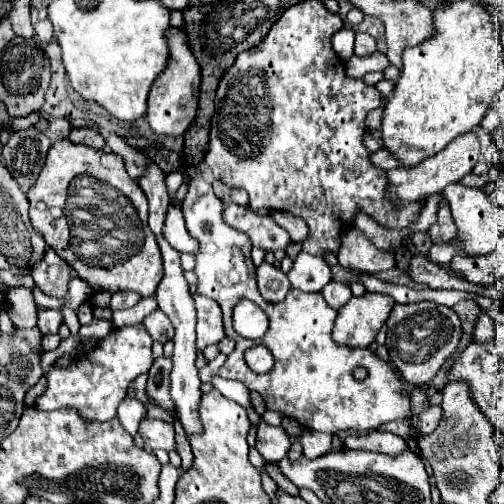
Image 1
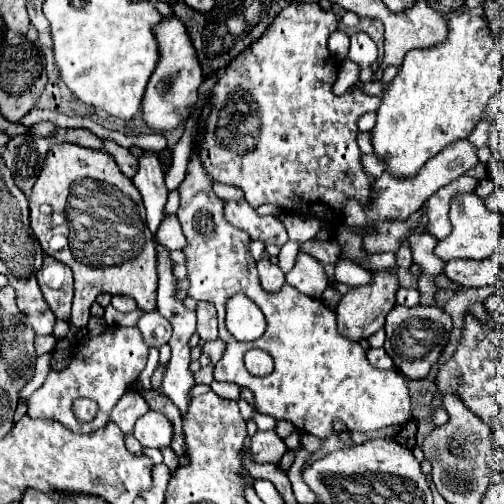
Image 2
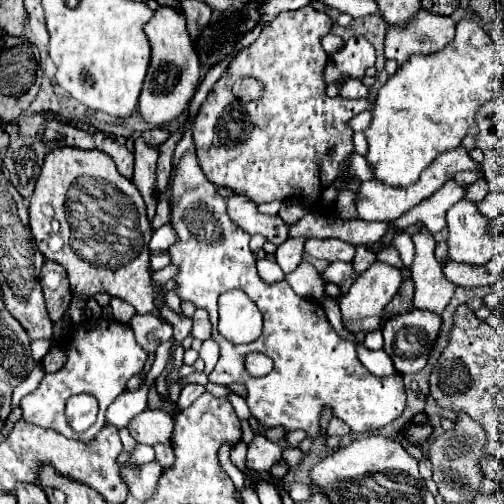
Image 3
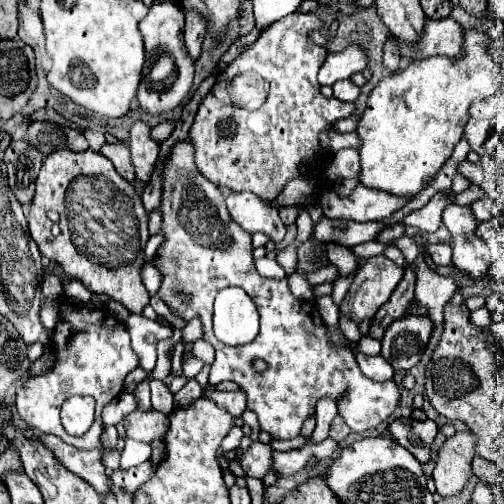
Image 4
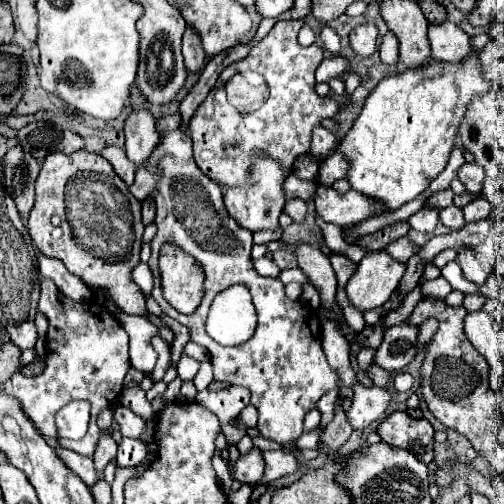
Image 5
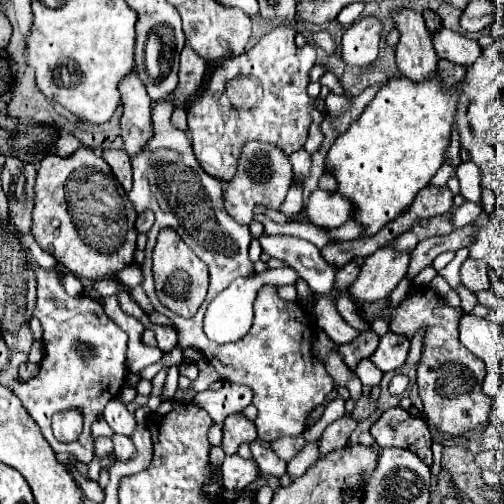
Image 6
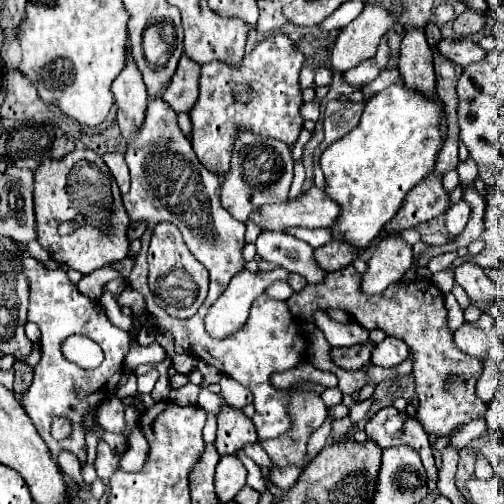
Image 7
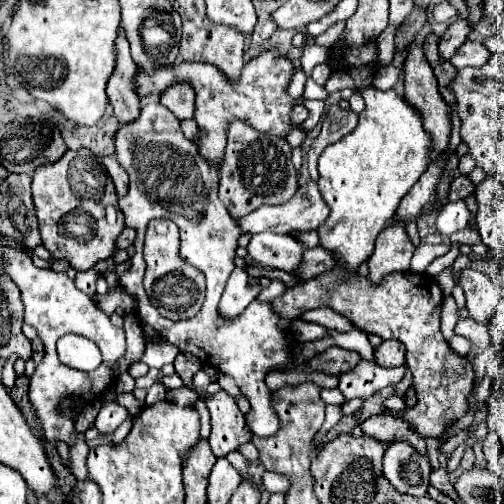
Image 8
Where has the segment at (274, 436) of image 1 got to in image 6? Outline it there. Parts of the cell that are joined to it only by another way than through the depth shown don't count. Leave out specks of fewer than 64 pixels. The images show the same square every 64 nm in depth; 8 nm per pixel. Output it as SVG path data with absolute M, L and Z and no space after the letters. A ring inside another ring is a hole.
M238 454L226 456L220 474L222 474L222 488L242 492L250 482L254 482L258 466L254 460L242 460Z

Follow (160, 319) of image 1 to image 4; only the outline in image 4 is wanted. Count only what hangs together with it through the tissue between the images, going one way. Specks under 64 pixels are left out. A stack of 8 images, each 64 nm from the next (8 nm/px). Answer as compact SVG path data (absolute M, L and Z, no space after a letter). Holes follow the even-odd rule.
M132 314L124 326L130 332L132 338L132 350L136 350L138 360L140 360L140 368L144 368L146 372L154 370L156 364L156 342L162 338L170 338L172 330L158 324L156 320L148 320L142 314Z

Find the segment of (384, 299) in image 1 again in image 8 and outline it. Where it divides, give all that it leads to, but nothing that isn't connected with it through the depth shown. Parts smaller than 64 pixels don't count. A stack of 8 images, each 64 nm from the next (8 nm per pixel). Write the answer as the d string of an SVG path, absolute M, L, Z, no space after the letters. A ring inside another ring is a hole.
M392 220L376 238L374 254L368 258L368 278L372 282L380 282L386 274L408 272L414 250L416 246L408 236L406 226L396 224L396 220Z

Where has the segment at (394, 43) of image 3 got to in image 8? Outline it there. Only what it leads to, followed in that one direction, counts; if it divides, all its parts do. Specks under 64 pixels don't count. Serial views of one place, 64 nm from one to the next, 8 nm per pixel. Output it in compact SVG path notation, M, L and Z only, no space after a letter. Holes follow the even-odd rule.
M466 40L458 52L450 58L452 66L454 68L464 68L464 66L482 66L486 60L488 60L490 52L484 44L478 44L478 42L470 42Z

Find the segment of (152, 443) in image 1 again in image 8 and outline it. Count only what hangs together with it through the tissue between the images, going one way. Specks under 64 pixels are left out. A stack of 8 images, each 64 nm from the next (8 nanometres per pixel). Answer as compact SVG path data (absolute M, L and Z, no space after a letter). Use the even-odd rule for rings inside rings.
M108 402L108 404L102 404L98 416L96 416L96 422L94 422L94 428L100 432L100 434L110 434L114 432L122 422L126 422L128 418L132 418L132 414L120 406L118 402Z

